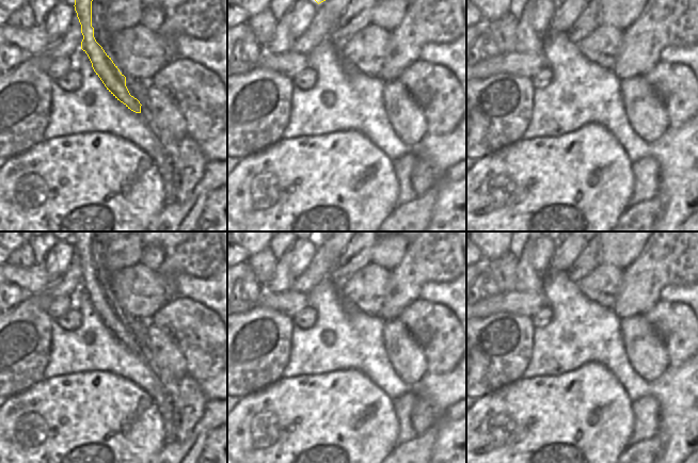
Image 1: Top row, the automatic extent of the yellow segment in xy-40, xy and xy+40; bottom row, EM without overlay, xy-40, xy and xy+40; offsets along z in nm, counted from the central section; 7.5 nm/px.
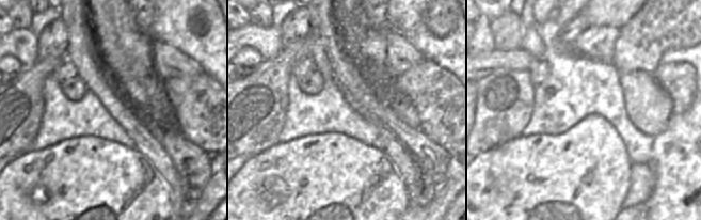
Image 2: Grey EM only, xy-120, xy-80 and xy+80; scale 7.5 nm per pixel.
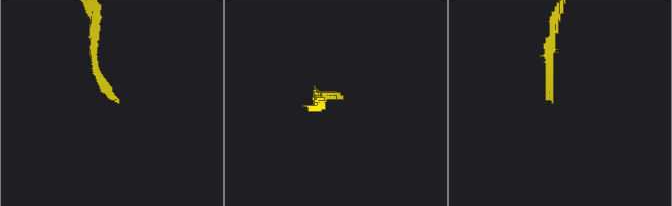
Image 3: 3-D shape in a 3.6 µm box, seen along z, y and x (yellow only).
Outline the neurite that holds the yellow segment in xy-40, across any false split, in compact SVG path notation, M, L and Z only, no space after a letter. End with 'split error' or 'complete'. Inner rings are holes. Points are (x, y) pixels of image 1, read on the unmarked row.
M75 232L74 234L74 245L83 274L81 288L88 293L94 310L117 339L123 341L131 350L140 352L147 360L147 349L137 337L130 334L126 325L126 316L120 310L94 276L94 267L92 266L92 240L94 238L94 232Z; split error

